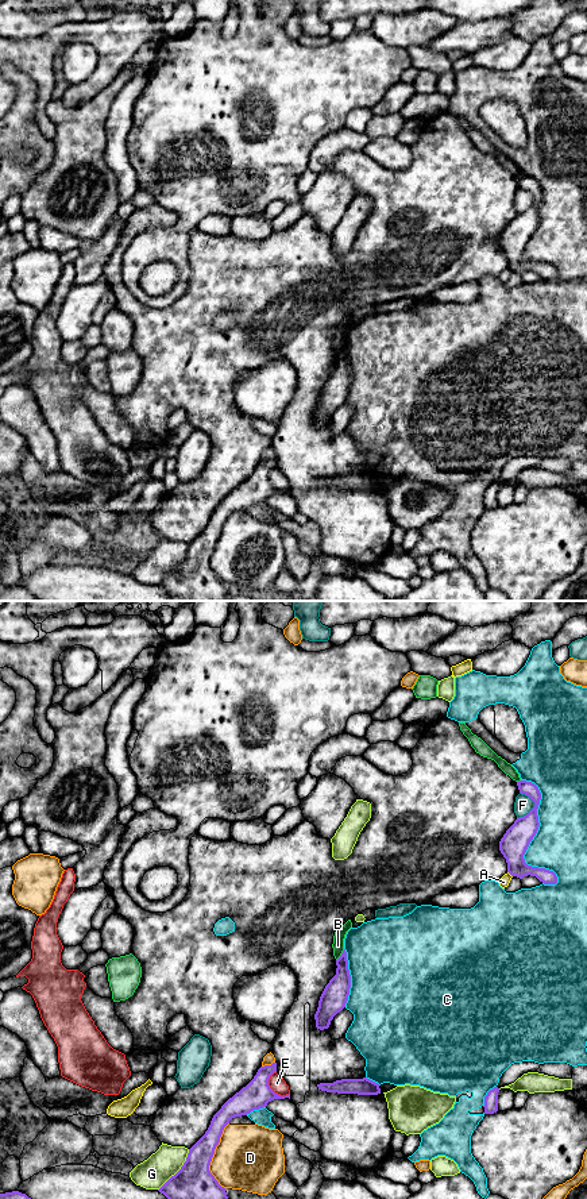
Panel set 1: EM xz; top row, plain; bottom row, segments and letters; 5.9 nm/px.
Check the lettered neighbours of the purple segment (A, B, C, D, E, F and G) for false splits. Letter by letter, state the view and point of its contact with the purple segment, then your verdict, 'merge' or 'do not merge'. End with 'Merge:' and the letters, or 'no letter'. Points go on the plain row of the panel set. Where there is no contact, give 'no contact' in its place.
A: meets purple in xz at (509, 268); do not merge
B: meets purple in xz at (342, 350); do not merge
C: meets purple in xz at (533, 231); do not merge
D: meets purple in xz at (212, 551); do not merge
E: meets purple in xz at (270, 484); do not merge
F: meets purple in xz at (535, 201); do not merge
G: meets purple in xz at (180, 565); do not merge
Merge: no letter

